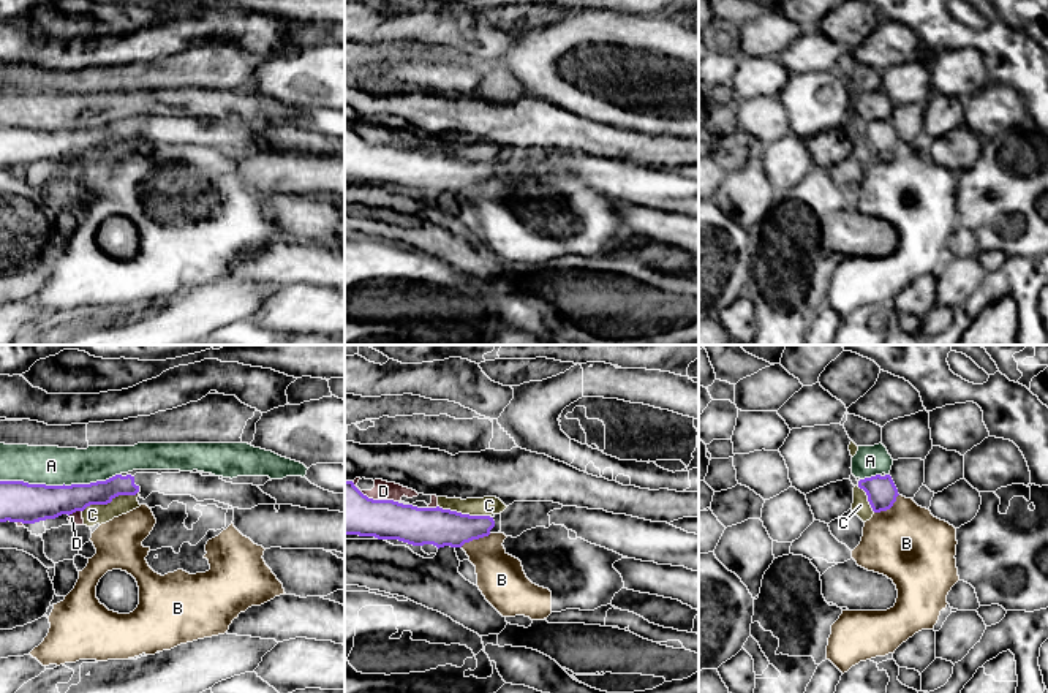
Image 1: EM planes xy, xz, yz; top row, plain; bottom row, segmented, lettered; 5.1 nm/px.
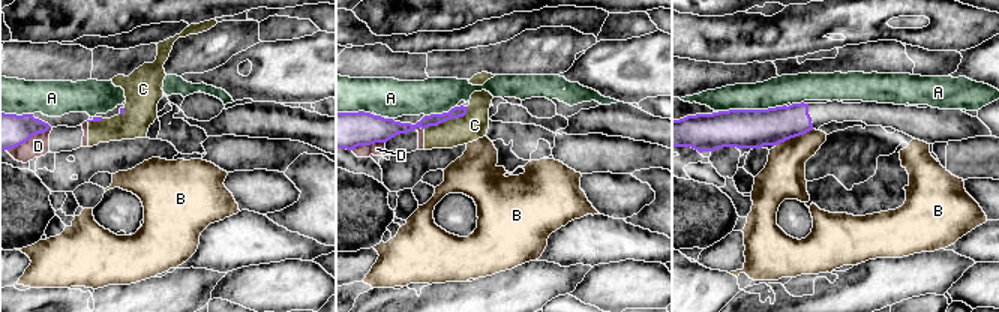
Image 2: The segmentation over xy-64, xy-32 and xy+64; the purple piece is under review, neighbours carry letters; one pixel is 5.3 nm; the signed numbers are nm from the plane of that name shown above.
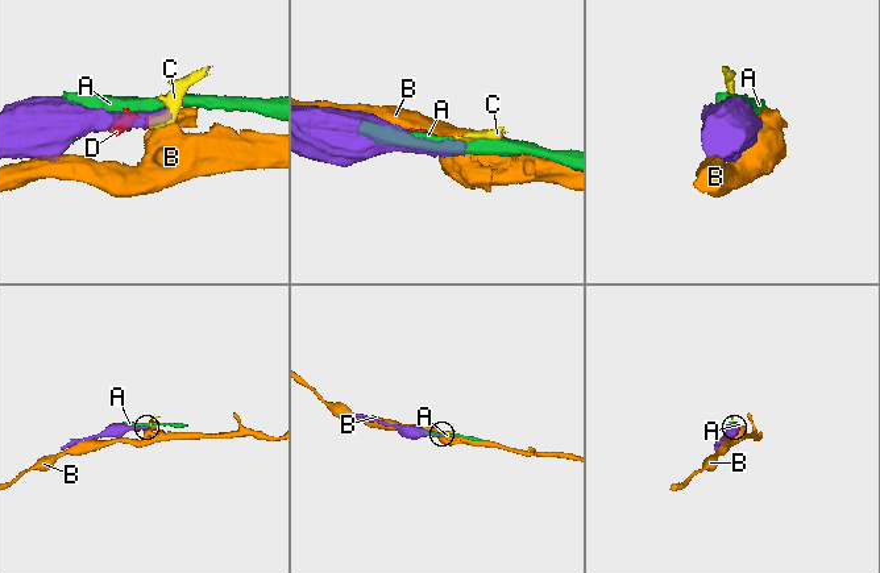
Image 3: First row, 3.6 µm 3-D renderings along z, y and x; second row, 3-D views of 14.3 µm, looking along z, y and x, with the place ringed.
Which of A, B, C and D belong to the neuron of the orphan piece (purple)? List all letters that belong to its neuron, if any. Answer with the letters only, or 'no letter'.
no letter

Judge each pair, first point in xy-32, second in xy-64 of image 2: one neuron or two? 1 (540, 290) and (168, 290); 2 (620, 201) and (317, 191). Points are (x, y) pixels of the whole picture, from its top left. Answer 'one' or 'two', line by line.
1: one
2: two

